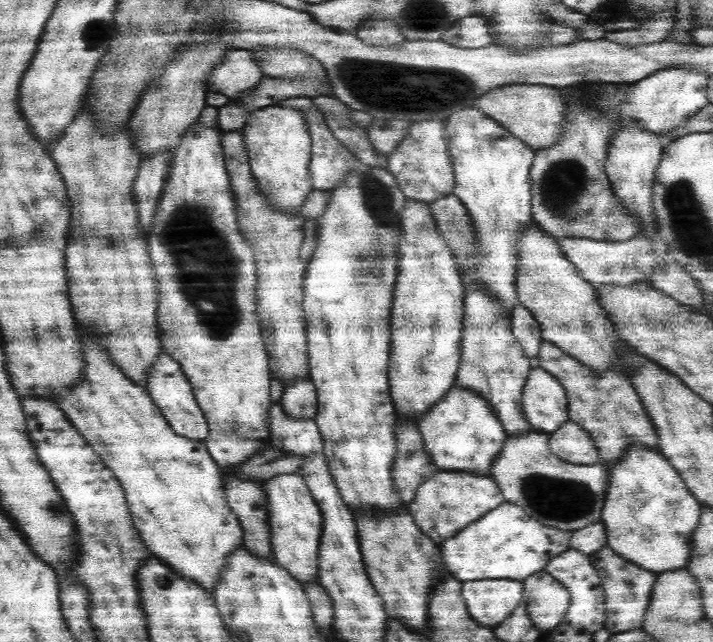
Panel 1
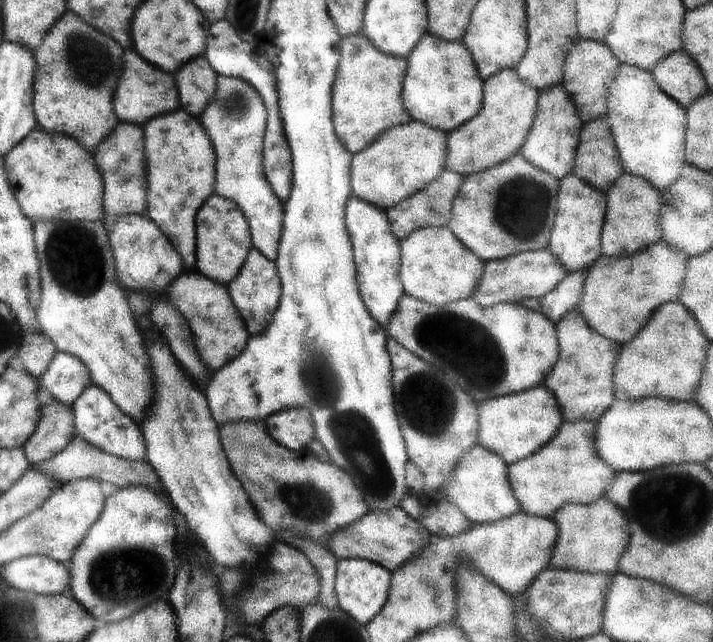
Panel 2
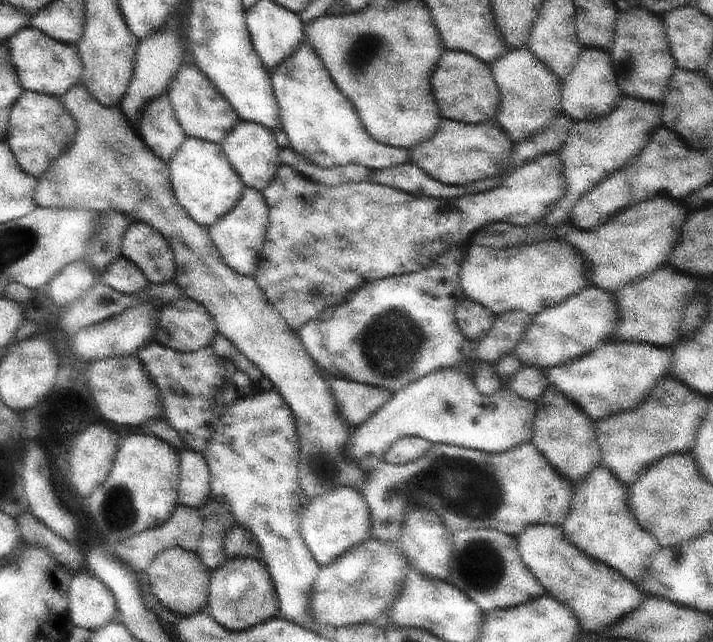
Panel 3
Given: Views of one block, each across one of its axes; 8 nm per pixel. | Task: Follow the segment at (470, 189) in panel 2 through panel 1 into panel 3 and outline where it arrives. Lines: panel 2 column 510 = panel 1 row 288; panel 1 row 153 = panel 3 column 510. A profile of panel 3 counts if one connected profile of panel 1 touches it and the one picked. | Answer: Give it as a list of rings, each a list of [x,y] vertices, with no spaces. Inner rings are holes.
[[[560,153],[543,154],[525,162],[508,173],[492,190],[448,200],[410,196],[406,191],[372,181],[326,186],[298,174],[294,167],[280,165],[272,184],[262,191],[270,205],[270,228],[266,258],[262,259],[262,270],[258,277],[270,302],[282,310],[294,330],[302,330],[306,322],[322,318],[322,311],[330,310],[330,306],[339,308],[351,299],[354,292],[362,290],[366,282],[418,272],[432,266],[434,256],[450,250],[452,244],[463,248],[458,244],[462,244],[474,230],[481,231],[494,222],[502,221],[518,226],[541,223],[565,196],[568,186]]]

